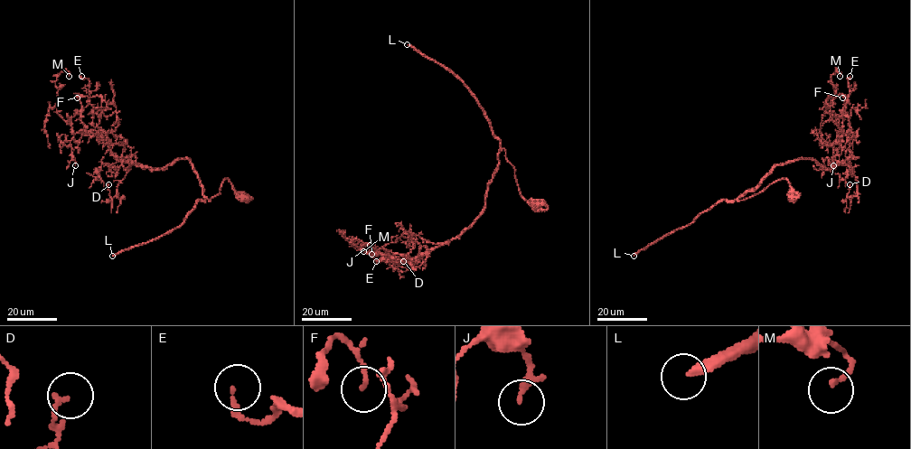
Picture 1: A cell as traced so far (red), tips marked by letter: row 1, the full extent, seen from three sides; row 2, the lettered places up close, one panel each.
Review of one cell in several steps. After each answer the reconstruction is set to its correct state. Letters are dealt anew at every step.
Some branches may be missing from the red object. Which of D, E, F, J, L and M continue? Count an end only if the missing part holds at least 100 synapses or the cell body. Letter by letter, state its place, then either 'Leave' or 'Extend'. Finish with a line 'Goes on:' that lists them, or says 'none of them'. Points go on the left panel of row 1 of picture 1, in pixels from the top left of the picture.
D: Place: (108, 184). Leave
E: Place: (81, 76). Leave
F: Place: (77, 98). Leave
J: Place: (75, 165). Leave
L: Place: (112, 256). Extend
M: Place: (69, 76). Leave
Goes on: L

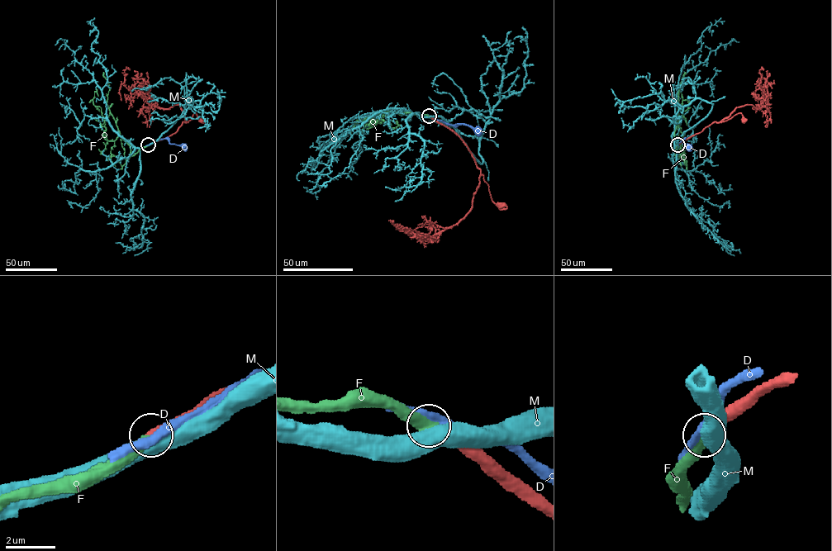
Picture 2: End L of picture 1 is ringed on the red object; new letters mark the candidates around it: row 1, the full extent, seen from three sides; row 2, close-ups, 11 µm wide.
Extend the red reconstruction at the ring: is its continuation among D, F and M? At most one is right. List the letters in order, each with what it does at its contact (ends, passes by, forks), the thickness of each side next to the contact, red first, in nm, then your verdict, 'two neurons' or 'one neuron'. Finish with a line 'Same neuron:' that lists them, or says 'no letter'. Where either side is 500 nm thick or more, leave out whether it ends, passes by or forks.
D: it passes by | 380/360 nm | two neurons
F: it ends | 400/400 nm | one neuron
M: 360/600 nm | two neurons
Same neuron: F

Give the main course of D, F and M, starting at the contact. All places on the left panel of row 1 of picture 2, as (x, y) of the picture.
D: (149, 144), (166, 138), (171, 144), (184, 148)
F: (148, 144), (131, 155), (120, 135), (106, 140), (101, 108), (93, 103), (94, 92), (98, 96)
M: (149, 144), (181, 115), (185, 98), (191, 106), (207, 94), (217, 93), (219, 109), (214, 112), (211, 106)

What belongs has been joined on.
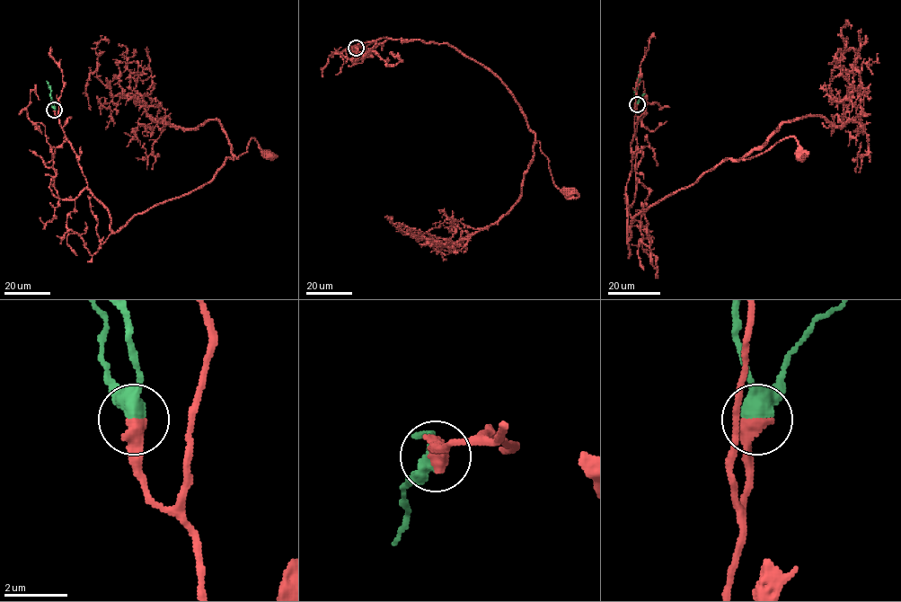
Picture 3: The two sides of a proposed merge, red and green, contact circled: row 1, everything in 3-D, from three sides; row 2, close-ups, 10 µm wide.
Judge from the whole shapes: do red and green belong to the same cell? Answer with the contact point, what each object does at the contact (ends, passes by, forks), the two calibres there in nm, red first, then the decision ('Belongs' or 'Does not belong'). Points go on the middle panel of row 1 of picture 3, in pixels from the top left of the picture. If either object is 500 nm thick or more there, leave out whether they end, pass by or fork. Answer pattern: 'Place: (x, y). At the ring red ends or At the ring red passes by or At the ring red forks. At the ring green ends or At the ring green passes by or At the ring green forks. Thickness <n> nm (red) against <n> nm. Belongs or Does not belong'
Place: (356, 48). At the ring red ends. At the ring green passes by. Thickness 440 nm (red) against 440 nm. Belongs

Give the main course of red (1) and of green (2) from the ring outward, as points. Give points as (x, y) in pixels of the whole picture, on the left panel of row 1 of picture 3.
1: (54, 110), (114, 232), (210, 181), (251, 138), (266, 153)
2: (54, 110), (47, 81)

